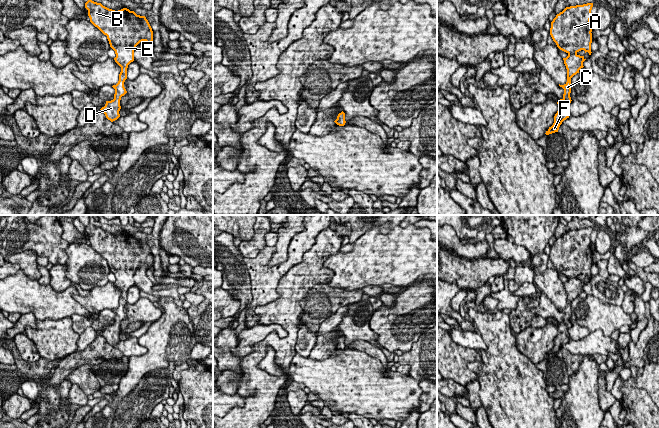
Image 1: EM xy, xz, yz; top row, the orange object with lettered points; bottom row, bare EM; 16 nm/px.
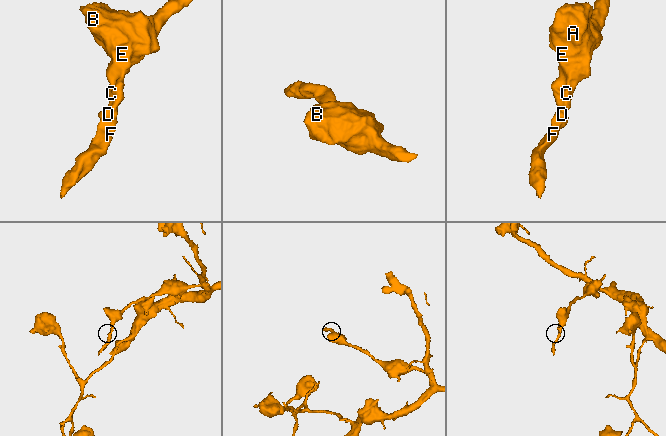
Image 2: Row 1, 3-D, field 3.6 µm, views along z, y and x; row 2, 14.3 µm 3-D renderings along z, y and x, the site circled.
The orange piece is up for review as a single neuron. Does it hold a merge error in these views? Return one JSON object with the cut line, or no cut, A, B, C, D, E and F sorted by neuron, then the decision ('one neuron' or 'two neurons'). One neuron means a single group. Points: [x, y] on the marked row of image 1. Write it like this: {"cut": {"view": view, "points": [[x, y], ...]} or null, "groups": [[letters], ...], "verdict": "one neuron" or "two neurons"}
{"cut": null, "groups": [["A", "B", "C", "D", "E", "F"]], "verdict": "one neuron"}

